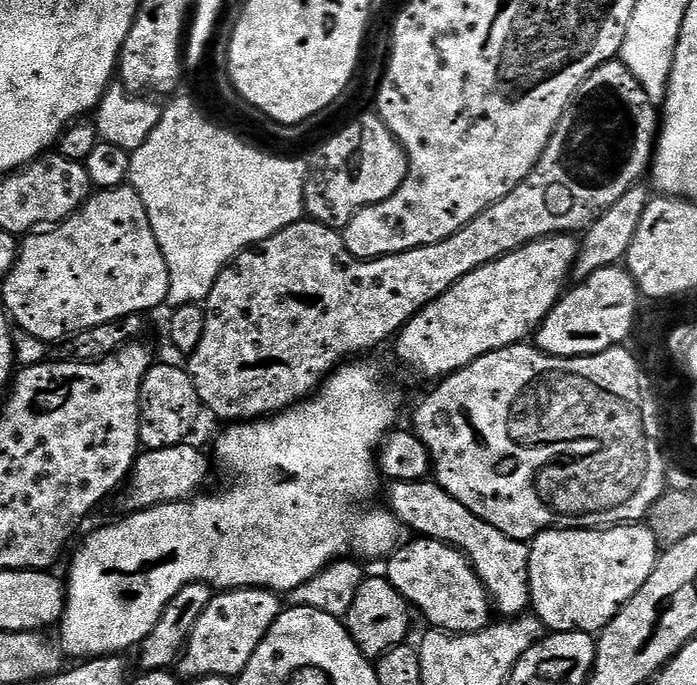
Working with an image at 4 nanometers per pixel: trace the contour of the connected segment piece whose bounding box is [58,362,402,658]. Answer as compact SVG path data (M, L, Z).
M345 362L308 397L307 400L302 400L298 404L292 405L291 408L285 408L283 412L277 412L275 416L266 416L258 420L250 420L247 422L236 422L228 428L220 437L216 440L216 460L214 456L214 464L221 468L222 471L228 475L229 484L225 486L221 492L216 492L213 496L204 496L205 494L197 495L195 498L189 498L186 500L179 500L173 504L160 504L156 508L148 508L144 512L134 512L125 515L125 520L120 520L117 524L112 524L109 528L100 528L97 532L92 532L84 540L84 545L76 552L76 557L72 560L72 569L68 572L68 580L66 576L66 599L64 602L64 615L60 617L58 621L58 629L60 628L60 640L59 643L62 645L63 651L68 652L72 656L80 656L79 658L95 658L97 656L110 656L113 654L124 654L127 653L127 648L135 649L137 646L144 643L144 640L150 634L150 630L154 630L154 626L158 622L158 618L162 618L162 610L166 610L166 606L170 602L170 598L174 598L178 594L178 590L182 590L188 584L205 583L212 585L213 589L216 590L231 590L234 588L267 588L269 592L277 594L289 594L294 591L296 587L302 586L306 582L310 582L312 578L323 571L328 565L332 564L333 561L343 560L345 558L361 558L365 556L368 560L376 560L381 558L387 558L396 551L397 548L401 547L402 539L400 540L400 532L402 533L402 525L399 520L396 519L395 514L390 511L387 507L384 508L368 508L368 499L376 492L376 487L379 486L380 480L382 481L382 473L378 467L378 449L383 445L386 437L397 427L396 419L400 416L400 392L396 388L391 388L390 385L384 381L384 376L380 373L380 368L376 364L356 364L360 362Z

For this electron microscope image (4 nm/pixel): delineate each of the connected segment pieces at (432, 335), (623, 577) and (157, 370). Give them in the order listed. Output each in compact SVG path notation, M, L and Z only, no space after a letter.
M575 235L547 236L466 274L466 278L446 290L446 294L442 294L433 304L427 304L400 329L394 340L397 358L409 364L418 375L436 382L486 354L527 341L565 291L577 251L578 240Z
M625 522L599 528L548 528L533 538L528 553L530 554L530 594L532 595L530 608L536 617L544 623L545 629L549 633L586 632L599 634L618 615L622 606L626 606L626 602L630 602L630 598L634 598L634 594L638 594L638 590L642 590L642 582L646 582L646 578L650 578L658 559L658 541L656 535L652 533L652 529L640 522Z
M153 363L140 387L140 443L145 449L162 450L178 446L189 439L196 419L202 413L198 390L183 367Z

